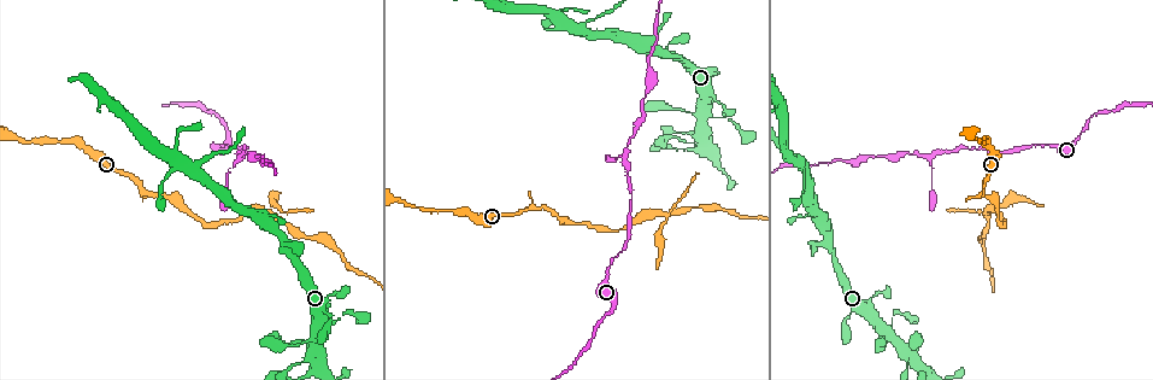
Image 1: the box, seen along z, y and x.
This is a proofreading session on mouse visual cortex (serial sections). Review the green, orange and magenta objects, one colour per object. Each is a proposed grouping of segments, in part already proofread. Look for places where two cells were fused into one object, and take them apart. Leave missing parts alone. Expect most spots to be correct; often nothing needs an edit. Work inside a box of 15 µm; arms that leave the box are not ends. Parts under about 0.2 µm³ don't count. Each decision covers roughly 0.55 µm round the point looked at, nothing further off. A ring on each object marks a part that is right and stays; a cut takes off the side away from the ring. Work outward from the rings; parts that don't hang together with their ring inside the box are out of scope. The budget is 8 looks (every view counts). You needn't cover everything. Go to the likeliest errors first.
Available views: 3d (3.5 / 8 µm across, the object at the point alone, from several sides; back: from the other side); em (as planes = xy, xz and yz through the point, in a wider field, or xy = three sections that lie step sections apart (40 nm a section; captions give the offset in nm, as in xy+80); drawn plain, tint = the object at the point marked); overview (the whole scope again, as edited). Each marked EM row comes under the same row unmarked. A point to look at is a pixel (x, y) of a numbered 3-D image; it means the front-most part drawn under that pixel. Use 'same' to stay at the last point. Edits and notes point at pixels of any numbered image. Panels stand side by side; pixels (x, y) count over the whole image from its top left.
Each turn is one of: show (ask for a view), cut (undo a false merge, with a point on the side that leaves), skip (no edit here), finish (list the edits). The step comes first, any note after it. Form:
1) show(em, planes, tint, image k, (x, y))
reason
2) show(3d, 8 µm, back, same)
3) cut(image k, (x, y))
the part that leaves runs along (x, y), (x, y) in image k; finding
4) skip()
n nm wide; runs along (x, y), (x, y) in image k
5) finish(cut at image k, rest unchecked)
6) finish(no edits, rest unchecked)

show(3d, 3.5 µm, image 1, (806, 168))
two arms in line, one across

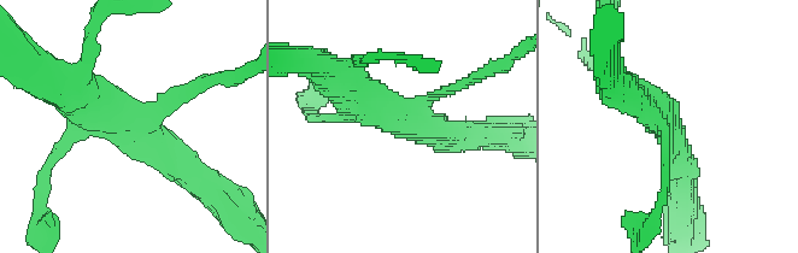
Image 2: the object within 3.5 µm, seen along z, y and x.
show(em, xy, step 3, tint, image 2, (140, 134))
shape alone is not enough

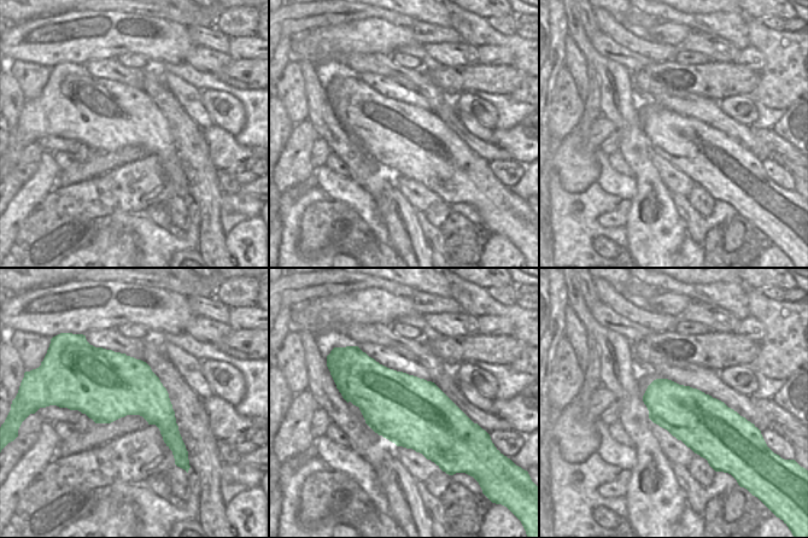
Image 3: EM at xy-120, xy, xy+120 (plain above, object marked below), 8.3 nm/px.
skip()
continuous, no second cell

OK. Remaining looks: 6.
show(3d, 8 µm, image 1, (273, 212))
thick turns thin

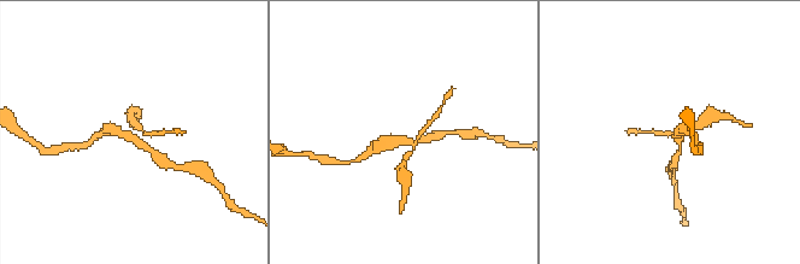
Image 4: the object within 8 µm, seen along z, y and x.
show(em, xy, step 3, tint, image 4, (678, 135))

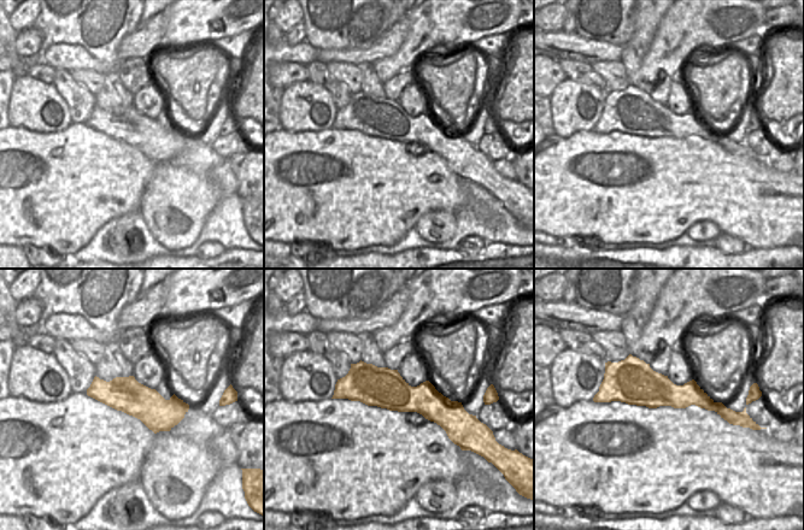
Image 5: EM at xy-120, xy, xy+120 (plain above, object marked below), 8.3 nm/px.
skip()
runs along (336, 394), (391, 390), (462, 413) in image 5; continuous, no second cell

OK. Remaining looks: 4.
show(3d, 3.5 µm, image 1, (686, 132))
thin neck

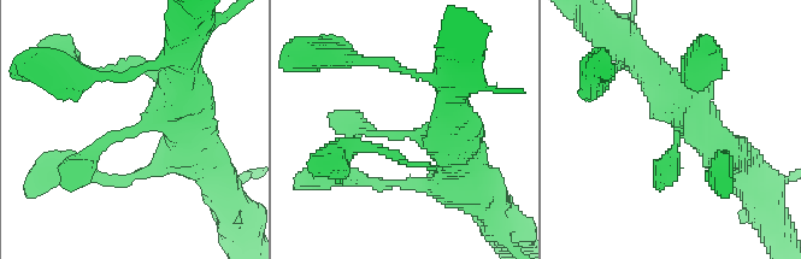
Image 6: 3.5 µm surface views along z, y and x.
show(em, xy, step 3, tint, image 6, (137, 123))

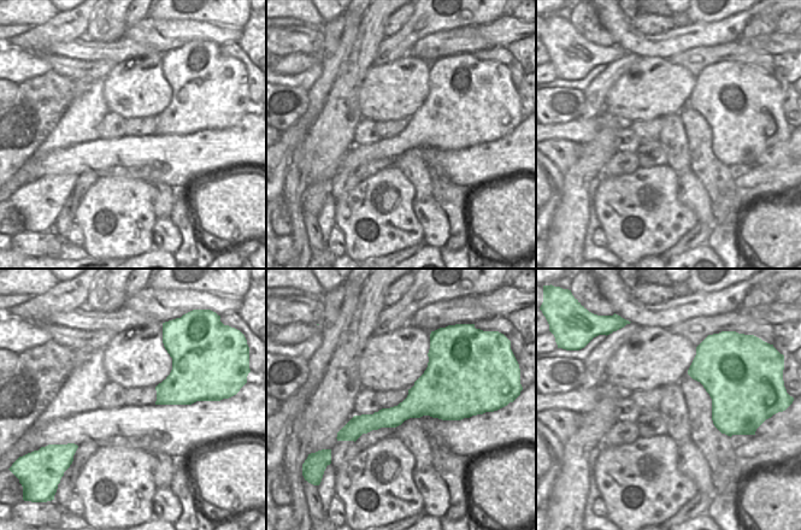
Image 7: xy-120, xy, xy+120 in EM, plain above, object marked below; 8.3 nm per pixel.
skip()
arms of 200, 500 nm; runs along (186, 80), (78, 172) in image 6; continuous, no second cell

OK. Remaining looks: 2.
finish(no edits, rest unchecked)

